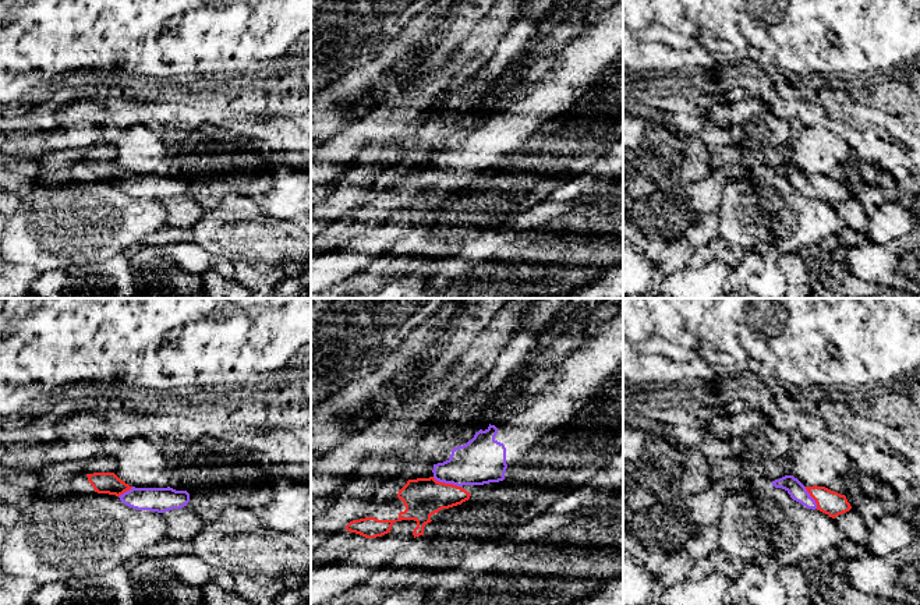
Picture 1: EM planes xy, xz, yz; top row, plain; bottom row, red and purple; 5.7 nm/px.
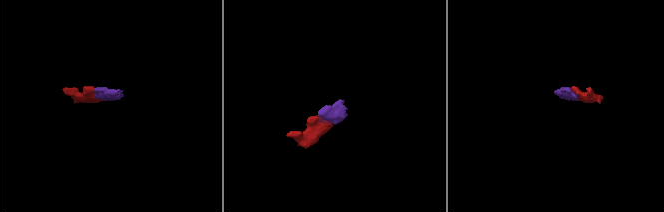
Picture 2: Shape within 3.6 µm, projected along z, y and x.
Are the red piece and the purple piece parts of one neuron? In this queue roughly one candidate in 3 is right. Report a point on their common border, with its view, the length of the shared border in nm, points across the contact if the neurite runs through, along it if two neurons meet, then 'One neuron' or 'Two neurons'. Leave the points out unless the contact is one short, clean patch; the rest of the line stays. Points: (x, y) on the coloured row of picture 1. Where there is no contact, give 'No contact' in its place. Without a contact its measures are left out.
Touches red at xz (446, 484). Shared border 180 nm. Path across: xz (424, 496), (438, 492), (446, 484), (463, 467), (481, 460). One neuron

